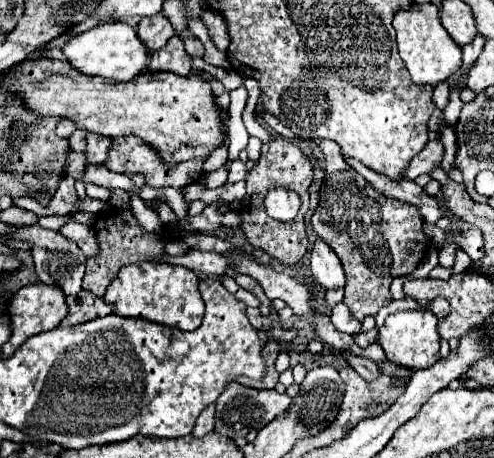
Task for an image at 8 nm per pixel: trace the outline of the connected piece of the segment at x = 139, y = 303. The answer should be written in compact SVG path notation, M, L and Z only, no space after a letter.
M155 261L125 265L115 281L111 281L111 285L107 287L103 299L115 305L117 315L141 317L167 327L177 327L181 331L197 329L205 311L203 299L199 297L199 277L187 267Z

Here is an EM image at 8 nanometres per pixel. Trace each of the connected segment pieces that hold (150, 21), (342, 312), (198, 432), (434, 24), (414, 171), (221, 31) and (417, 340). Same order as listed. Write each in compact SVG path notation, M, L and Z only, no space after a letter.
M159 13L159 15L143 17L137 27L137 35L147 43L147 47L151 51L157 51L167 43L167 39L171 39L175 35L175 29L169 23L169 19Z
M339 303L333 311L331 311L331 323L343 331L343 333L349 333L349 335L355 335L355 329L361 329L361 321L355 321L353 317L347 315L349 311L345 309L343 303Z
M215 403L207 409L203 409L203 413L197 417L197 423L195 423L195 429L193 429L193 435L195 437L203 437L207 433L211 433L215 427Z
M433 3L427 5L411 5L411 9L403 9L395 13L393 27L397 31L397 45L403 63L411 73L411 81L415 85L437 85L447 81L461 67L461 47L451 41L449 33L443 29L439 21L439 11Z
M431 139L431 141L425 145L425 149L411 161L411 165L409 165L409 169L407 169L405 175L407 175L409 179L415 179L415 177L421 175L421 173L431 173L431 169L441 167L443 153L445 153L443 143L441 143L439 139Z
M205 11L201 15L201 21L207 25L209 35L211 35L215 47L221 49L221 51L227 51L227 47L229 47L229 33L227 33L225 19L219 13L215 13L215 11Z
M413 309L413 311L399 311L395 315L389 315L385 325L379 329L377 343L385 349L387 359L411 369L425 369L435 365L439 361L439 317L431 309Z

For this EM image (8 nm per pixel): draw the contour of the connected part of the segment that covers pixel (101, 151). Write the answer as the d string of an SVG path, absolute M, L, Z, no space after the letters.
M89 133L87 135L87 149L85 149L87 161L91 161L91 163L105 163L109 145L111 145L111 139L99 137L95 133Z

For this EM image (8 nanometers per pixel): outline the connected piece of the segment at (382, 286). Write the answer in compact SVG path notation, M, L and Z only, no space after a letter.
M319 139L319 143L325 155L325 179L319 191L319 205L311 215L311 227L341 259L347 275L343 303L355 319L363 319L375 315L391 301L391 281L401 273L415 271L431 251L433 241L425 233L425 221L417 207L383 197L373 185L367 185L343 161L335 141Z

